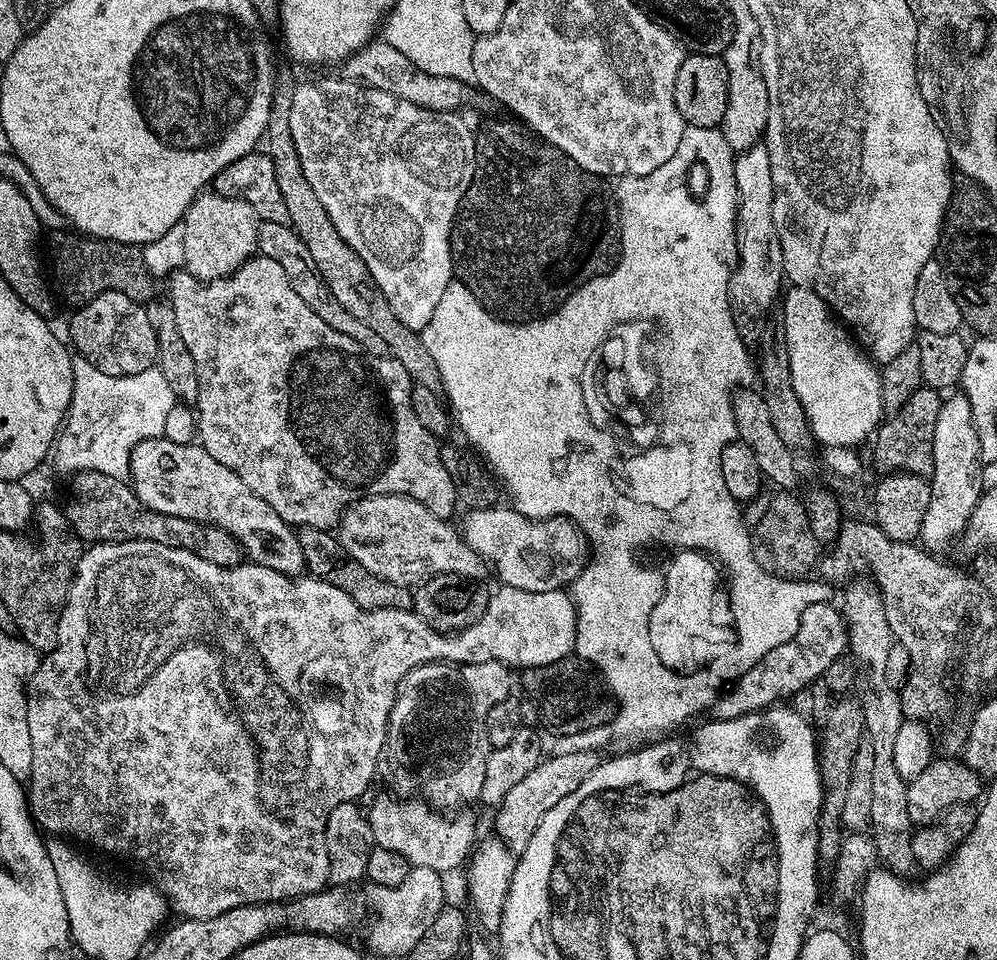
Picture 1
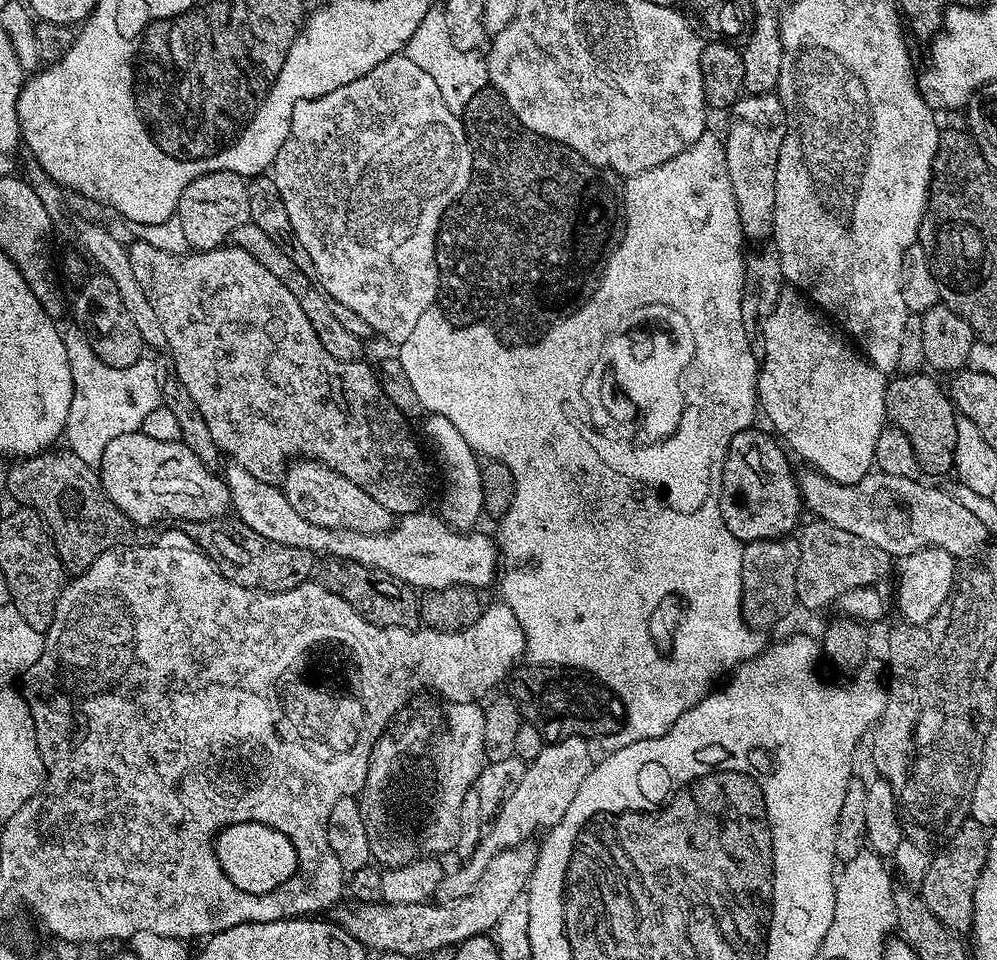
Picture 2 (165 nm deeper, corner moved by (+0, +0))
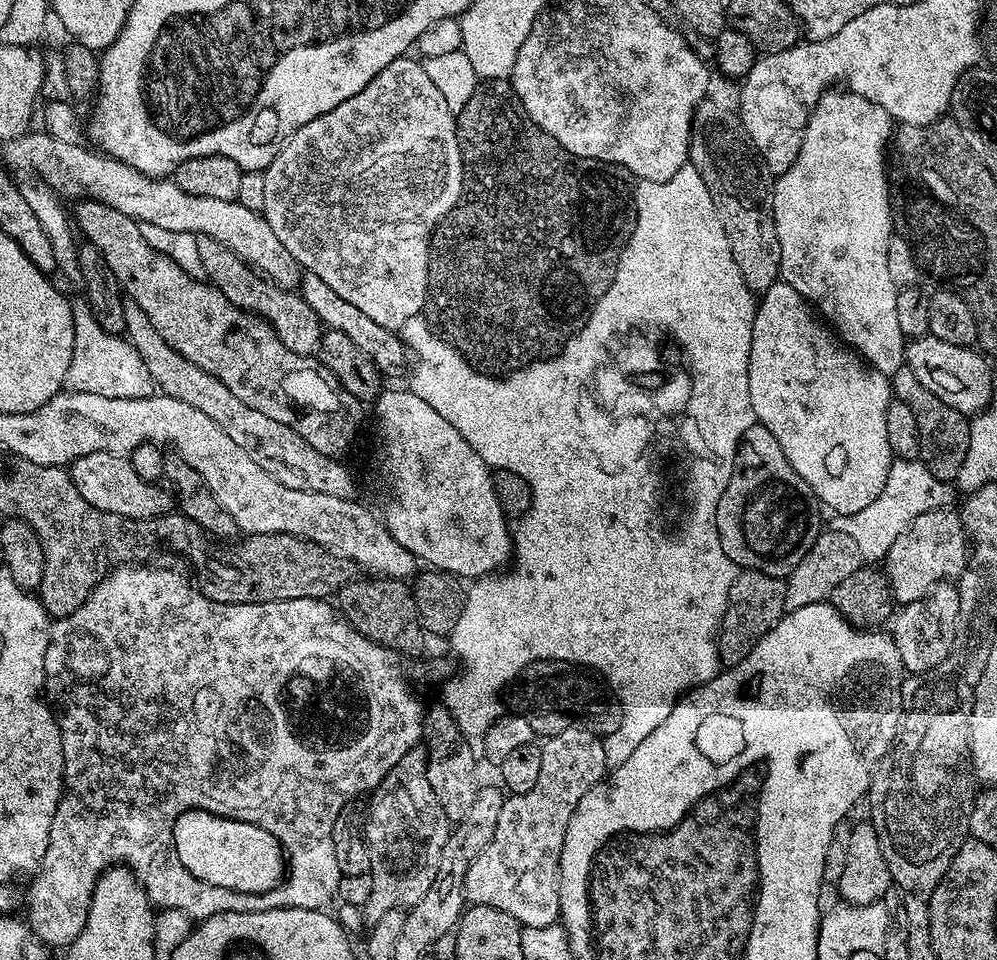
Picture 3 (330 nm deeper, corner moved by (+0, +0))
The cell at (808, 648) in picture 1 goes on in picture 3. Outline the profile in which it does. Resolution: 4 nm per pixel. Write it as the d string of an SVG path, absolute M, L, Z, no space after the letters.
M948 508L919 514L894 540L882 561L882 571L888 578L892 599L903 606L918 602L937 584L955 581L968 564L970 541L964 533L964 522Z

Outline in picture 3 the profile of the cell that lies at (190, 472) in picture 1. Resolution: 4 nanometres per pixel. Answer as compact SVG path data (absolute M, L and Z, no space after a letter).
M95 452L72 461L70 475L78 494L90 502L90 506L98 506L98 510L106 510L110 514L118 514L135 520L148 520L151 516L166 516L173 511L174 496L167 487L159 488L159 483L143 480L134 470L131 459L118 452Z

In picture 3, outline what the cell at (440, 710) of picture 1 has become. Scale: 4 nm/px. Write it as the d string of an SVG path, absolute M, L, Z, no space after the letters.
M423 747L412 748L401 760L382 778L378 787L372 789L370 799L366 804L366 819L364 821L364 840L370 850L370 862L374 890L370 894L370 902L363 906L365 916L375 922L382 914L390 914L395 908L404 910L417 904L430 890L430 882L434 882L434 874L438 874L438 862L442 859L442 849L446 846L446 838L450 831L450 821L446 810L436 797L436 791L426 778L428 758Z

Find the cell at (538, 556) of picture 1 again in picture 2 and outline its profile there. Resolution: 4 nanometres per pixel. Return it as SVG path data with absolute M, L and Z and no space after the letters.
M229 463L227 467L228 469L223 469L222 475L230 490L231 511L235 519L250 526L254 534L270 538L270 542L282 542L282 546L301 548L320 558L332 557L358 562L417 590L433 592L450 586L484 590L492 579L492 583L497 579L498 544L493 537L491 540L481 530L451 528L439 515L431 516L428 510L399 517L389 531L373 536L345 528L330 530L326 526L314 526L309 520L302 519L277 485L254 478L254 474L242 470L242 466L237 464Z

